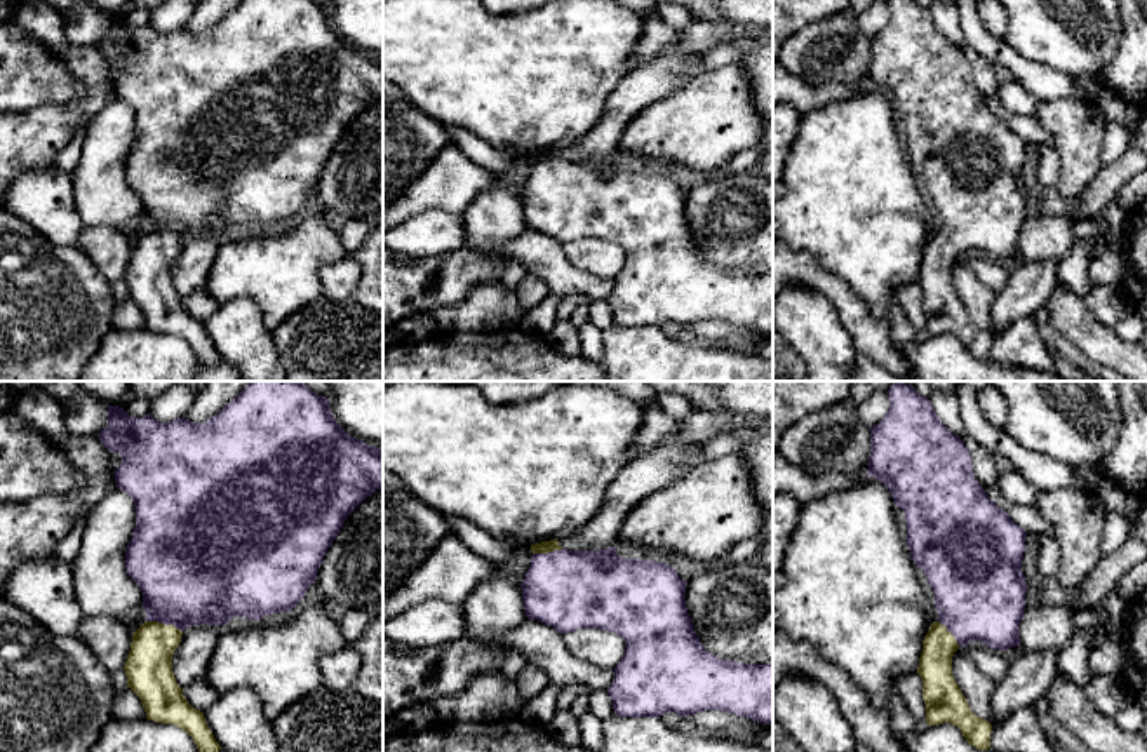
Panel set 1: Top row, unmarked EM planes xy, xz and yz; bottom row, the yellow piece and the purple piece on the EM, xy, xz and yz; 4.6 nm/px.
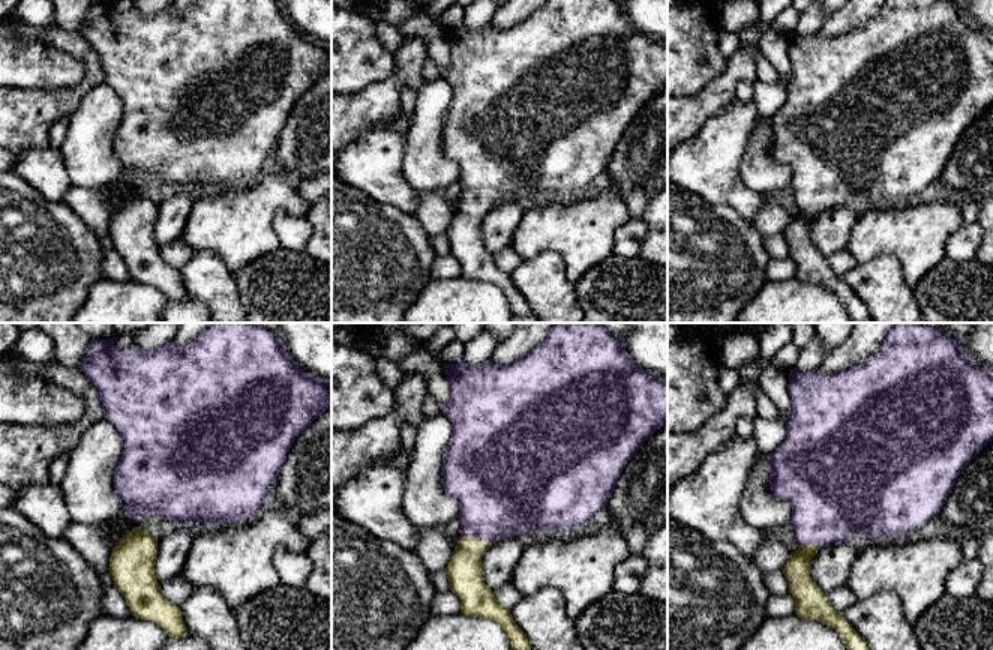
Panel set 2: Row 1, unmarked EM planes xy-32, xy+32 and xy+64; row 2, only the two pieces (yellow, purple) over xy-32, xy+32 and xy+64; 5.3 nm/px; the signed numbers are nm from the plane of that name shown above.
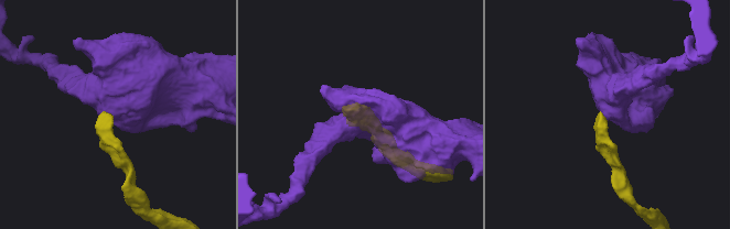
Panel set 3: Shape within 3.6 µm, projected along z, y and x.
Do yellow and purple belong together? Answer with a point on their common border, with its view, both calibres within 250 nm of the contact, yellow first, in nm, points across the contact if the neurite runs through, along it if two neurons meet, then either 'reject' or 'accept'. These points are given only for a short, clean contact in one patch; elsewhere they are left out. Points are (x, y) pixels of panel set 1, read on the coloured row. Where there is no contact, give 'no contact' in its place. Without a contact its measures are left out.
xy (162, 624) | 220/460 nm | across xy (148, 667), (162, 624), (178, 587), (188, 577) | accept

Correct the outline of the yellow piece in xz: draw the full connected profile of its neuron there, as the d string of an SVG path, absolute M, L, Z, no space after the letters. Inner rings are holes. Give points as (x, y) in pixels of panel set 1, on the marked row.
M557 540L531 545L533 559L526 573L522 602L526 616L553 627L560 634L580 628L600 628L614 632L625 641L625 655L613 668L614 679L607 688L614 714L620 717L654 717L667 712L691 715L703 710L724 710L738 717L748 717L773 724L773 661L748 665L733 660L721 660L708 653L694 634L686 608L686 581L677 571L663 562L642 559L621 559L616 547L604 550L567 550Z

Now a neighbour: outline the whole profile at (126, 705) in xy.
M127 686L125 689L118 691L111 703L113 719L118 721L143 721L146 719L144 707L139 696Z

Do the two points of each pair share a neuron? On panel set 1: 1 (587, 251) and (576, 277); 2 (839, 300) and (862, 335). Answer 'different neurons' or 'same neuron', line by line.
1: different neurons
2: same neuron

